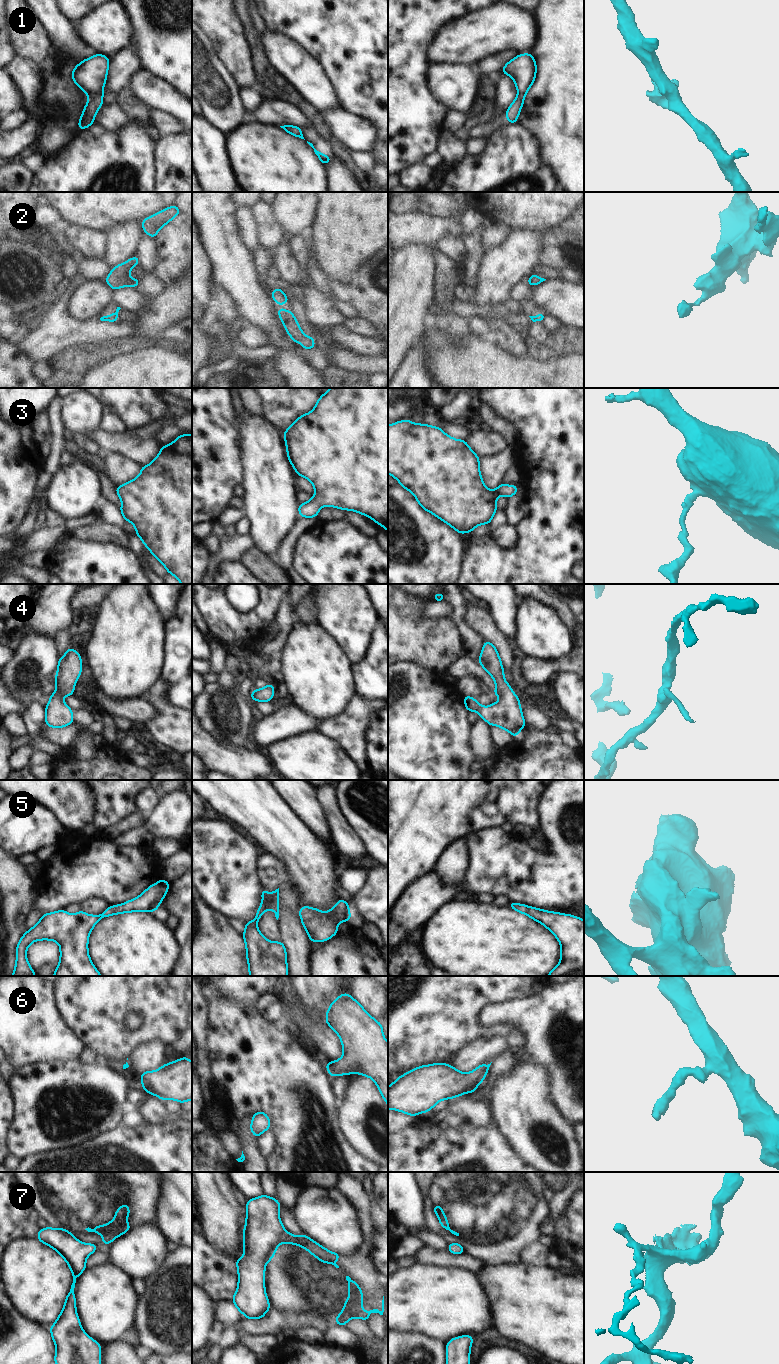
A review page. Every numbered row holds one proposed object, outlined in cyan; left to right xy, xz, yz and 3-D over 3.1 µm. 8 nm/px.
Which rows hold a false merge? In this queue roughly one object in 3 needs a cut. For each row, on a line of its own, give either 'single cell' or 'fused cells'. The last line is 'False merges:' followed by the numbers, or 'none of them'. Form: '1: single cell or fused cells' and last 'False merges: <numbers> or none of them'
1: single cell
2: single cell
3: single cell
4: single cell
5: single cell
6: single cell
7: fused cells
False merges: 7

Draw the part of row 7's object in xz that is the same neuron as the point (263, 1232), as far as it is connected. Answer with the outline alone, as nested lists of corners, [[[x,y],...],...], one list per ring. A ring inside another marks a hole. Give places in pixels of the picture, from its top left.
[[[261,1195],[248,1199],[243,1230],[244,1256],[237,1259],[238,1288],[232,1302],[247,1319],[262,1319],[270,1310],[265,1291],[265,1265],[281,1243],[296,1244],[280,1221],[280,1203]]]

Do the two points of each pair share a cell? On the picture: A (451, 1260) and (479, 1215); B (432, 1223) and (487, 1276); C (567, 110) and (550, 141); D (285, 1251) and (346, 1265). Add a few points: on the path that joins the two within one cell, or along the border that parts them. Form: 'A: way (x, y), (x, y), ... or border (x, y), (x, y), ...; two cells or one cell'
A: border (465, 1251), (481, 1258), (486, 1263); two cells
B: border (511, 1264), (488, 1266); two cells
C: way (567, 118), (567, 124), (558, 133); one cell
D: way (300, 1262), (303, 1265), (331, 1265); one cell

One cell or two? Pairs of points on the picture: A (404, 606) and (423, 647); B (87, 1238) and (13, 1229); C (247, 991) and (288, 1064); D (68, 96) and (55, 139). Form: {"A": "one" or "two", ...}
{"A": "one", "B": "two", "C": "two", "D": "one"}

